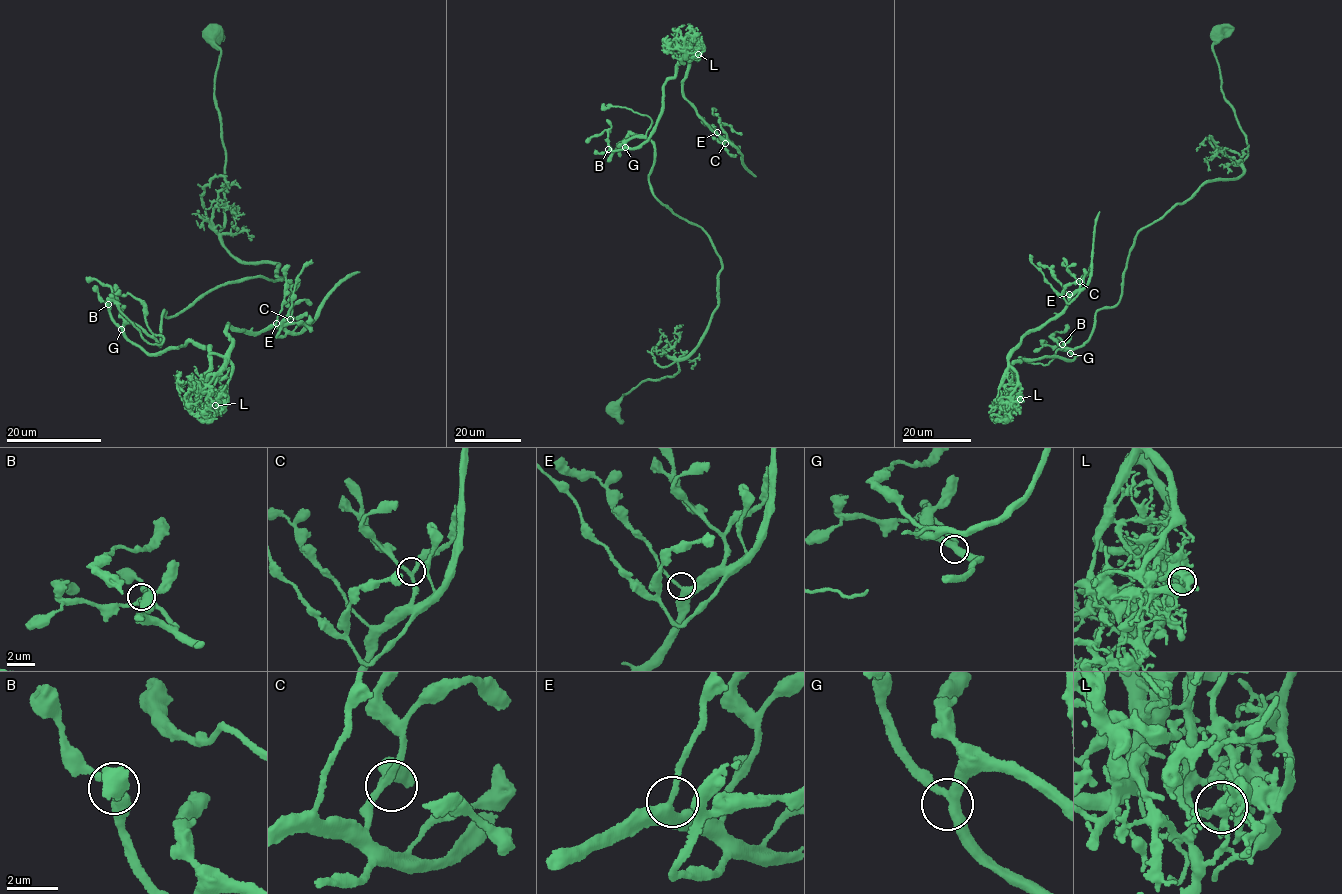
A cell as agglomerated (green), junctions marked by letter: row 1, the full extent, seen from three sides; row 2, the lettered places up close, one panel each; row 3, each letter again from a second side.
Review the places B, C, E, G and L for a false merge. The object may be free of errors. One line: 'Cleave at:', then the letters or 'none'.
Cleave at: L

